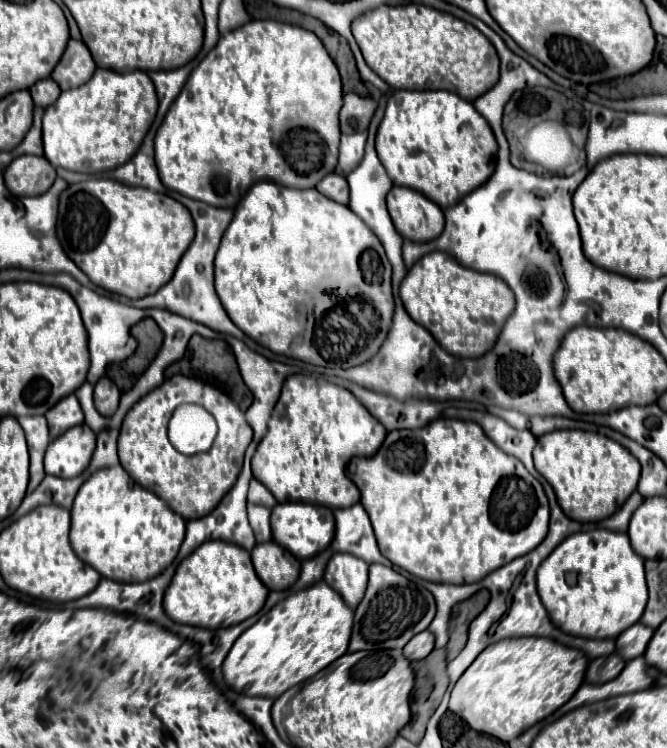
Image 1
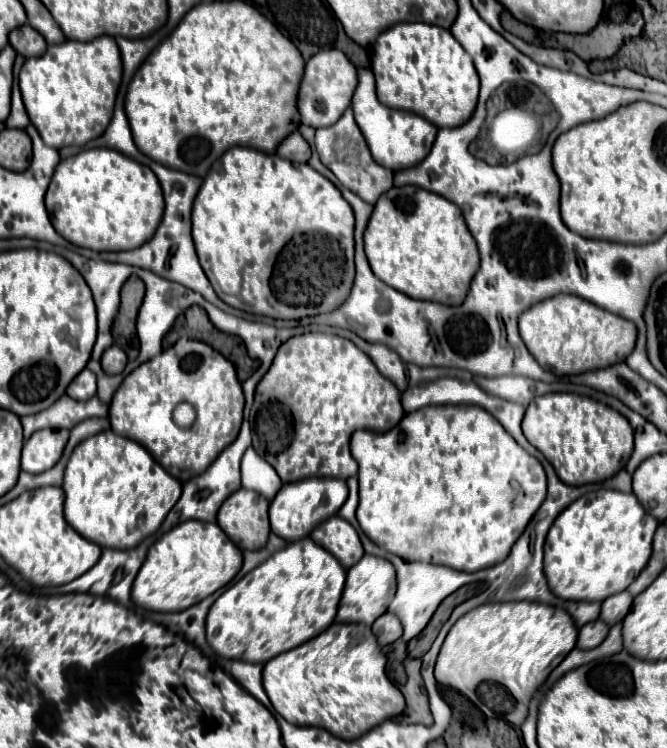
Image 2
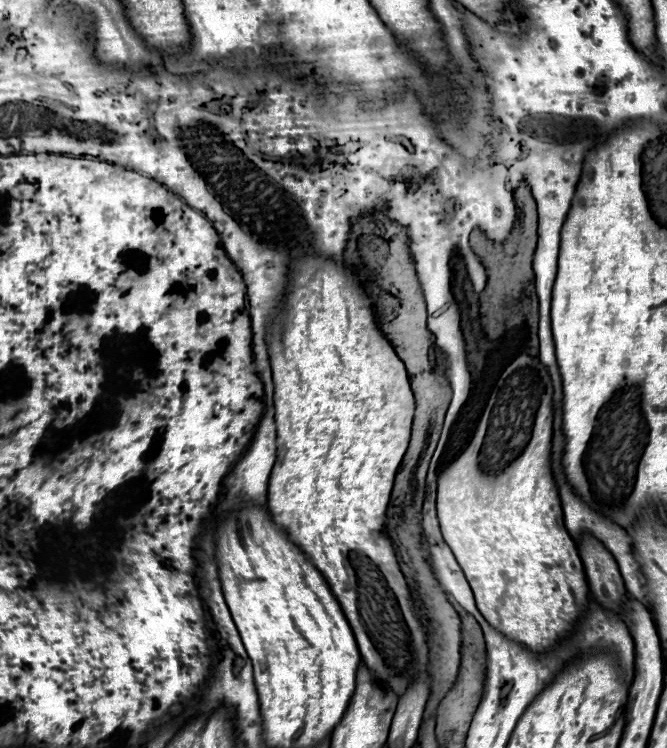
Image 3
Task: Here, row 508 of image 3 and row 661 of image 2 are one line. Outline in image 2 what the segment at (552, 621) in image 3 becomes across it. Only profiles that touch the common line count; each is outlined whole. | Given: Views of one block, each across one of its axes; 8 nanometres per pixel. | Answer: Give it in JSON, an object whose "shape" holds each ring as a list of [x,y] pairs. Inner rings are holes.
{"shape":[[[536,602],[482,604],[464,614],[448,632],[434,676],[442,686],[462,692],[488,718],[500,716],[520,726],[538,686],[576,646],[578,628],[562,608]]]}

